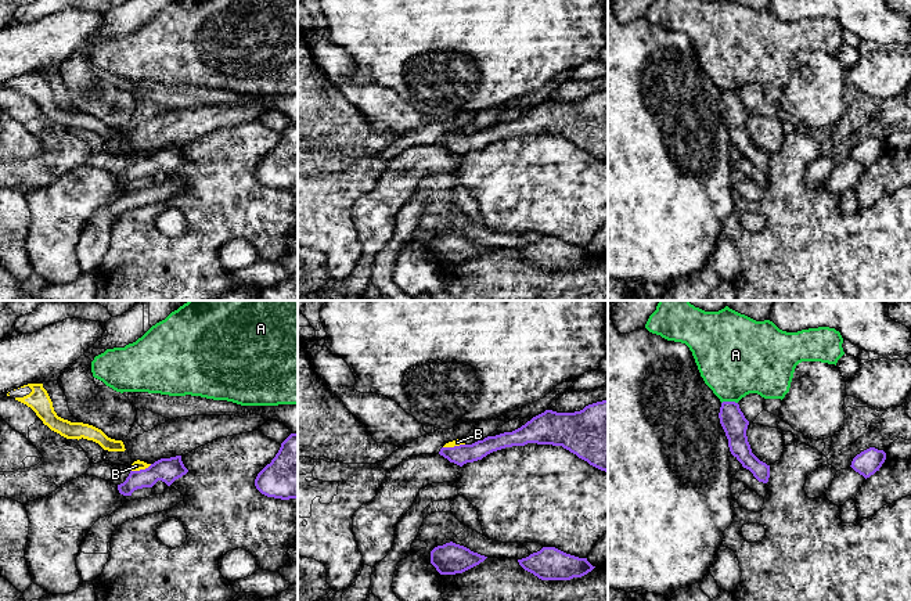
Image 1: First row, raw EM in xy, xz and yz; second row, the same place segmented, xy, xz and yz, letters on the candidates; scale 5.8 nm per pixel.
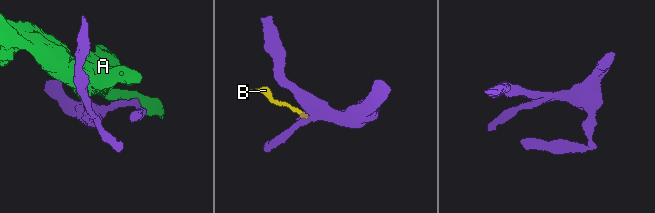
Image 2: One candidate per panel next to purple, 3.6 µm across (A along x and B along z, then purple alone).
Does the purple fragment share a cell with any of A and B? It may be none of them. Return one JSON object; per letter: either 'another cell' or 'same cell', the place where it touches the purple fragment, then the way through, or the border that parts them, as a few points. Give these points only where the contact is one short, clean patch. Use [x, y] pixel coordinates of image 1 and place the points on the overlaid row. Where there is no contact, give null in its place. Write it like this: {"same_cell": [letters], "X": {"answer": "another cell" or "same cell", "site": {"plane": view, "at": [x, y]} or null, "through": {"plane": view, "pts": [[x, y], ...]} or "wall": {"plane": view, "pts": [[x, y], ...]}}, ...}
{"same_cell": [], "A": {"answer": "another cell", "site": {"plane": "yz", "at": [728, 402]}}, "B": {"answer": "another cell", "site": {"plane": "xy", "at": [140, 470]}, "wall": {"plane": "xy", "pts": [[151, 464], [130, 471]]}}}

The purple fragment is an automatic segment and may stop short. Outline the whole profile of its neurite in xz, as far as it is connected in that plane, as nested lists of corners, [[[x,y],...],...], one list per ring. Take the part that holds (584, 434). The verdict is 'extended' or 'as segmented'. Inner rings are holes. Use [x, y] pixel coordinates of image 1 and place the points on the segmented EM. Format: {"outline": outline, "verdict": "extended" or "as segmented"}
{"outline": [[[608,400],[575,413],[545,410],[521,428],[472,445],[442,447],[439,454],[462,467],[487,454],[527,443],[562,446],[590,465],[608,472]]], "verdict": "as segmented"}

